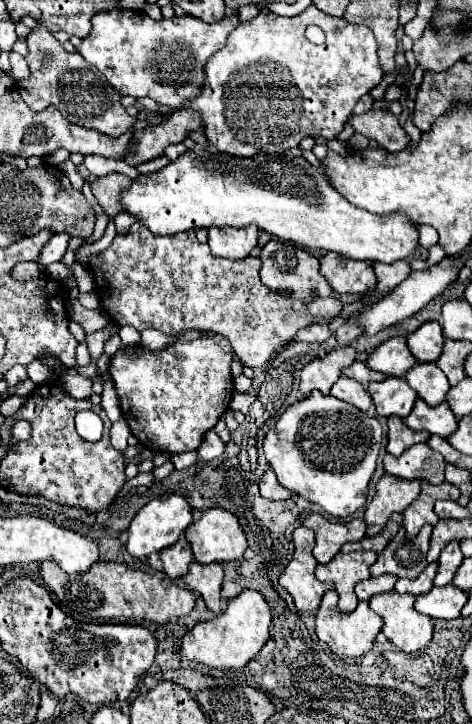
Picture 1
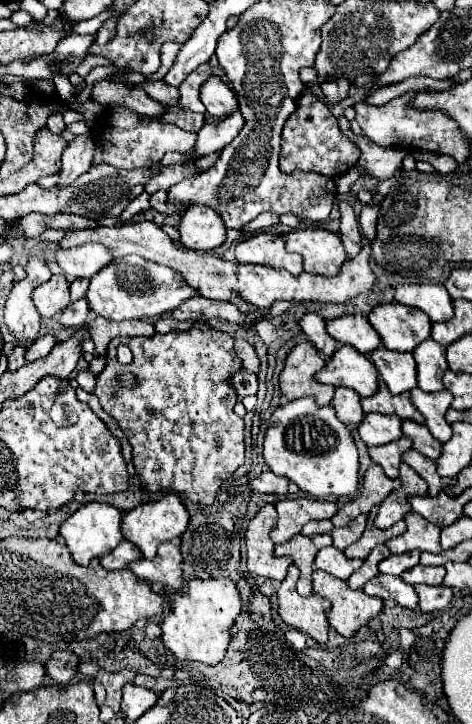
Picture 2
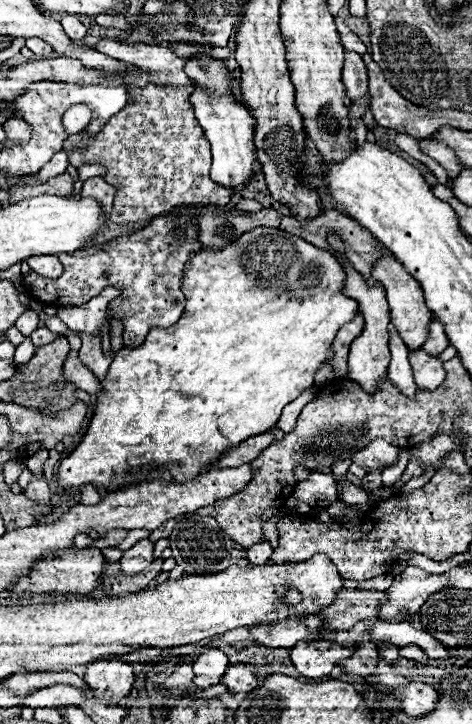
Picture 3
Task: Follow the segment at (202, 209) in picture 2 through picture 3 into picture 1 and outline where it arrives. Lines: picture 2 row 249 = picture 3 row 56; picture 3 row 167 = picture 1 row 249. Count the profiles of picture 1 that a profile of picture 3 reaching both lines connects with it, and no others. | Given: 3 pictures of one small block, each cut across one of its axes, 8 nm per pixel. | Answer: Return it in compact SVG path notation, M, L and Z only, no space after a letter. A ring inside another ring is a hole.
M210 228L208 230L208 246L212 254L218 258L242 260L246 258L258 244L258 228Z

